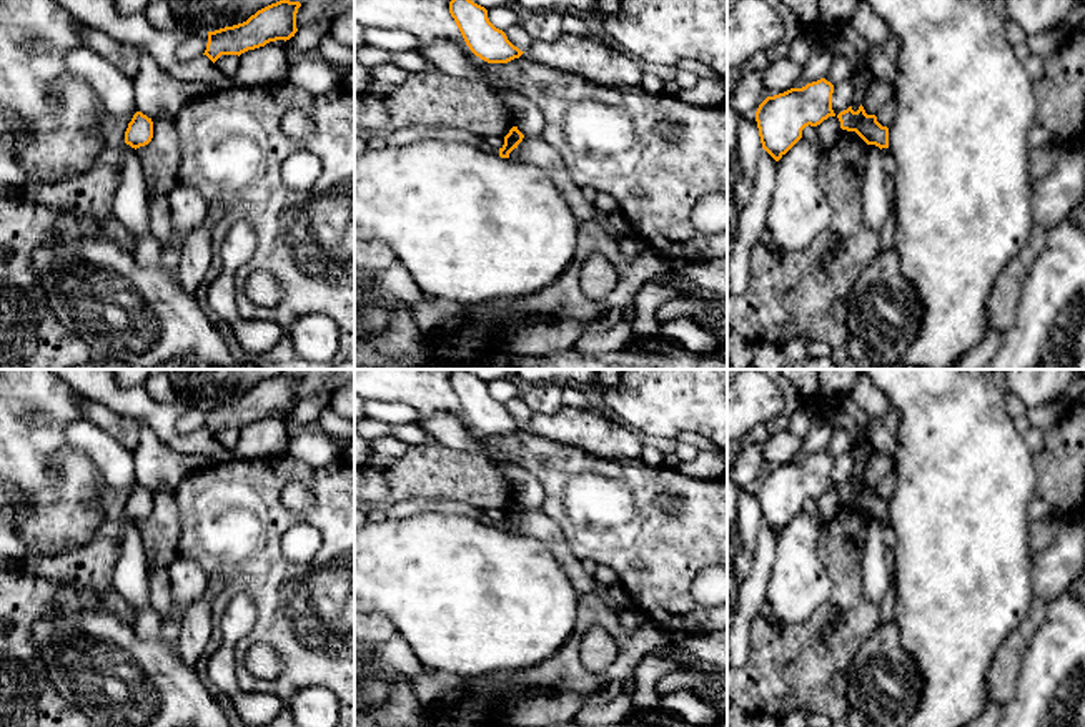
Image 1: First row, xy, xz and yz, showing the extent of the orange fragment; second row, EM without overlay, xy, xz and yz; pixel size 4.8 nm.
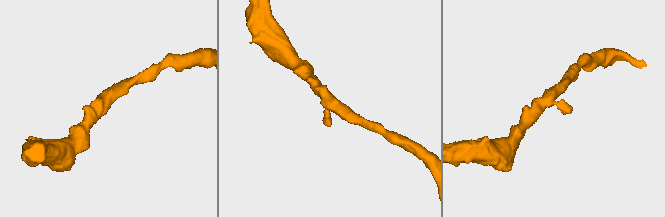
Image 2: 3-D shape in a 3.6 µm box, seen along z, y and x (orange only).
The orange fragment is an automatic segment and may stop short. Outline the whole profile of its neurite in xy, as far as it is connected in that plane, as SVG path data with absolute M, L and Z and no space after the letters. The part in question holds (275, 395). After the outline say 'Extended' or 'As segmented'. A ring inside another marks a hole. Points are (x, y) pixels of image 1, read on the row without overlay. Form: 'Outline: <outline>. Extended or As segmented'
Outline: M283 371L258 383L243 396L208 404L208 416L203 428L215 436L221 428L240 429L270 414L286 414L298 404L296 386L300 379L300 374Z. As segmented

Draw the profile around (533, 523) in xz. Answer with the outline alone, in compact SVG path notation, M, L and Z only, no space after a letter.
M524 509L508 532L541 541L581 596L596 592L599 584L584 571L582 561L569 549L561 527L541 509Z

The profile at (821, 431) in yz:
M817 419L809 434L804 438L804 443L799 453L792 457L792 461L802 461L807 456L825 451L830 438L832 438L834 424L825 419Z

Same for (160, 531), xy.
M175 489L153 494L153 511L135 522L140 532L148 571L166 569L178 557L180 512Z

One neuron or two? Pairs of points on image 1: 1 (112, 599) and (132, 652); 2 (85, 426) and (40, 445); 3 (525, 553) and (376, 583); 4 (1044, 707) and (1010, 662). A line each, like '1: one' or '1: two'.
1: two
2: two
3: one
4: two

